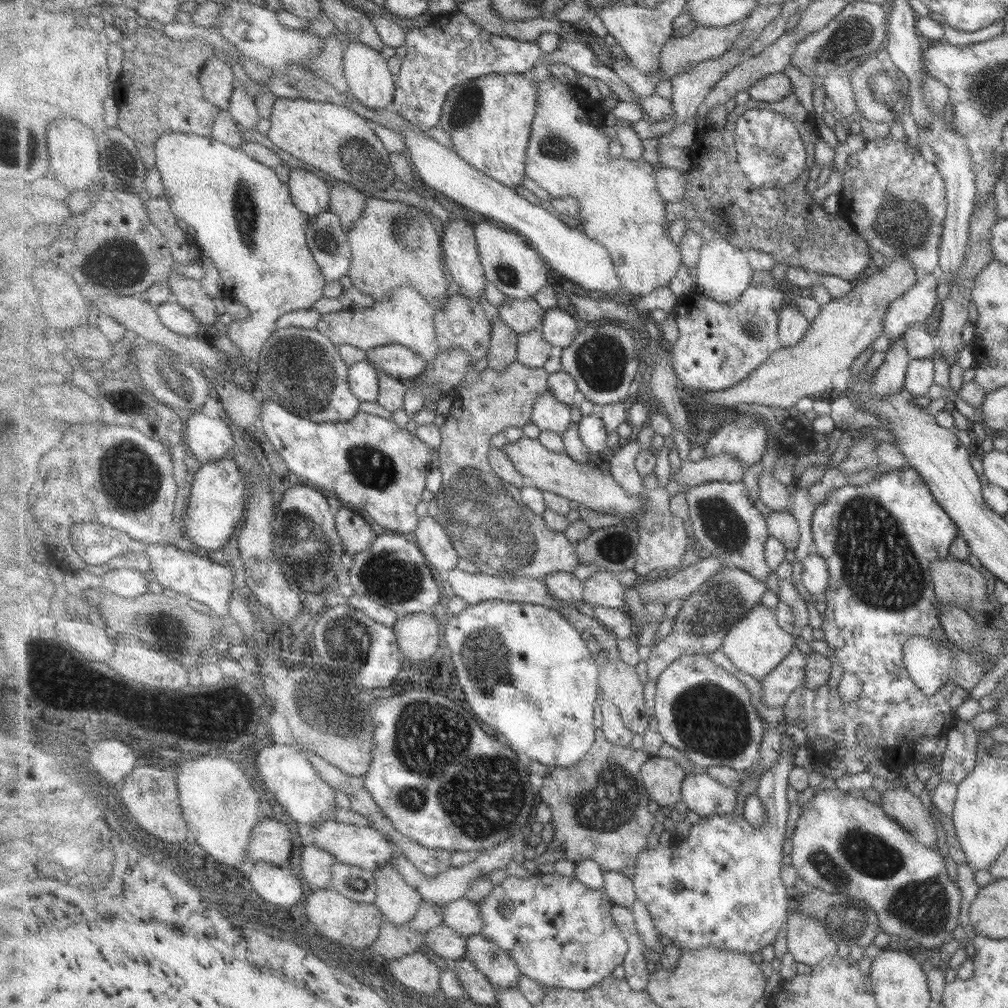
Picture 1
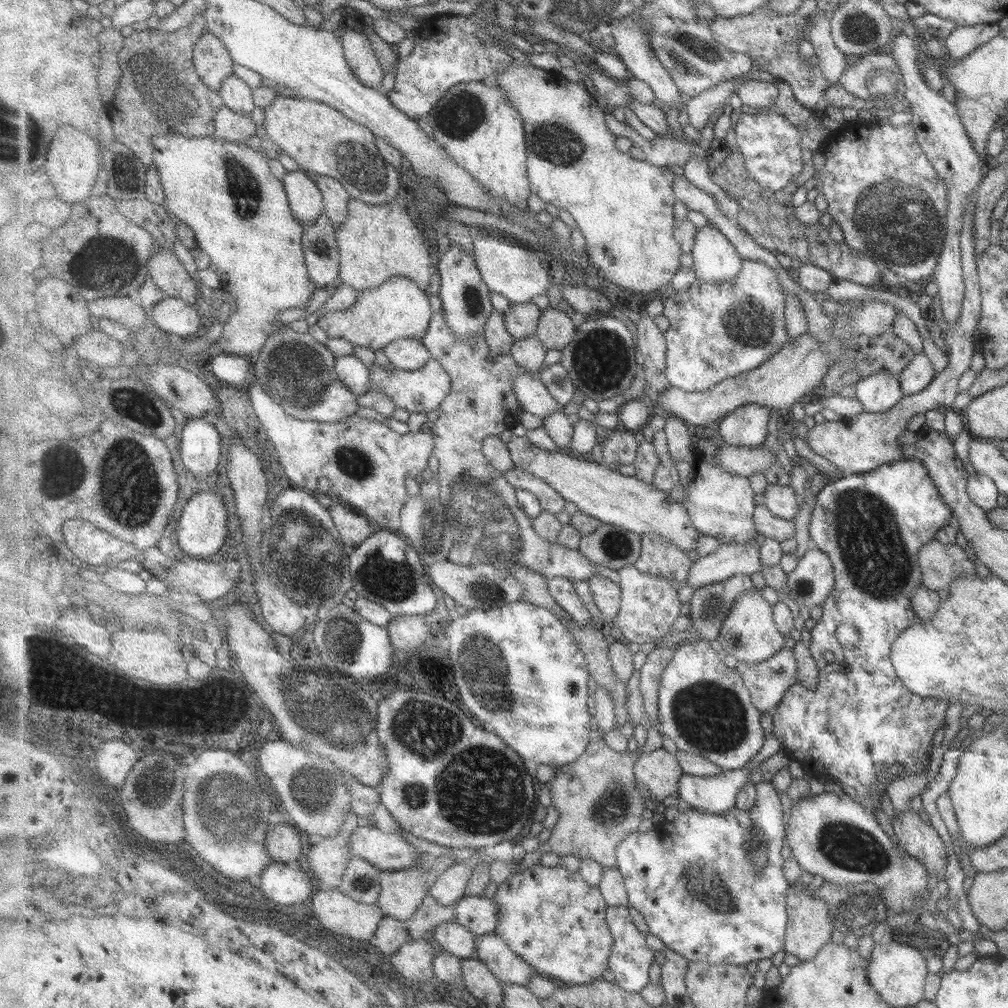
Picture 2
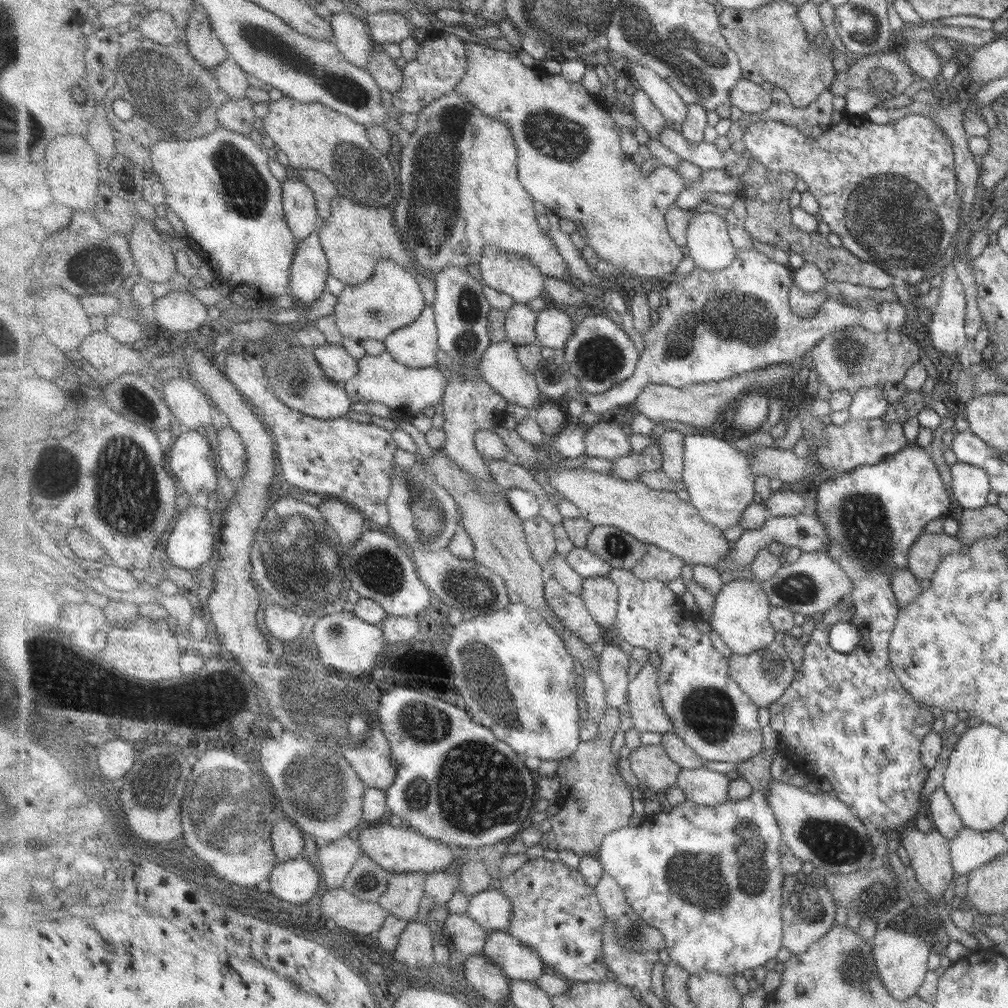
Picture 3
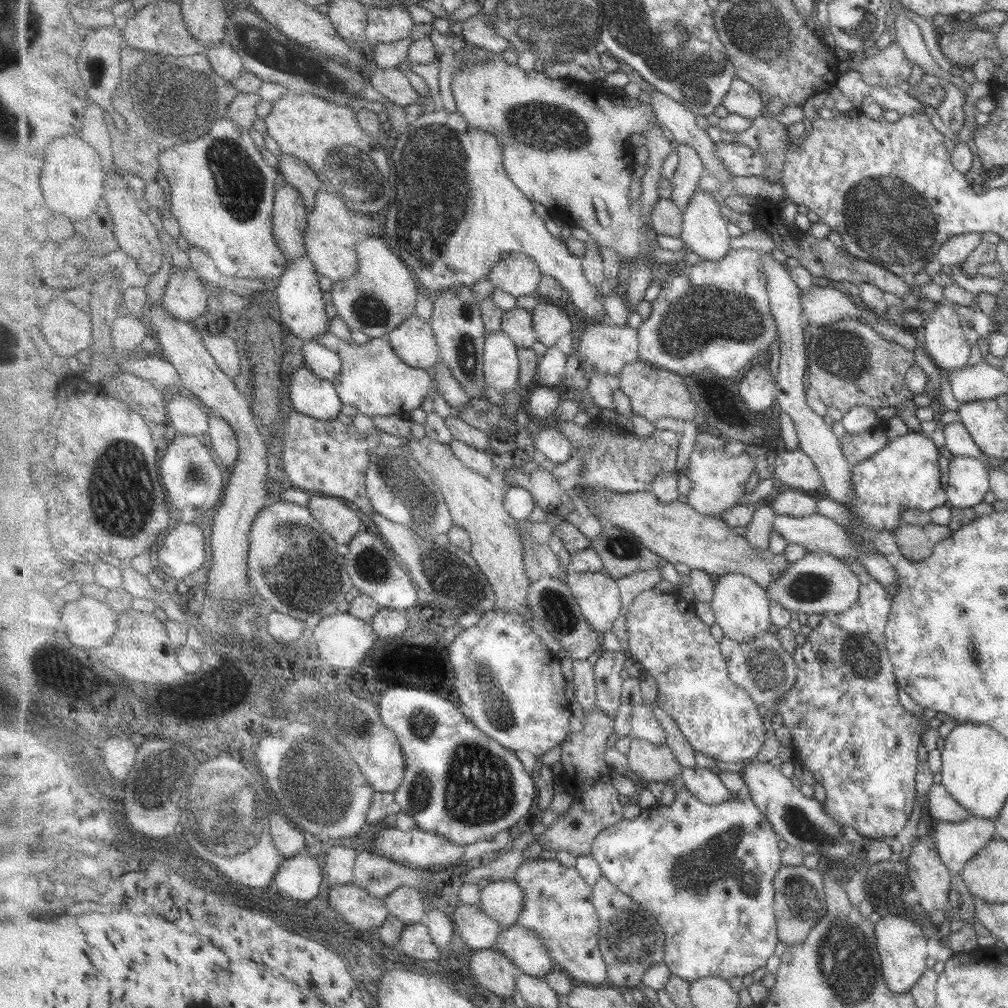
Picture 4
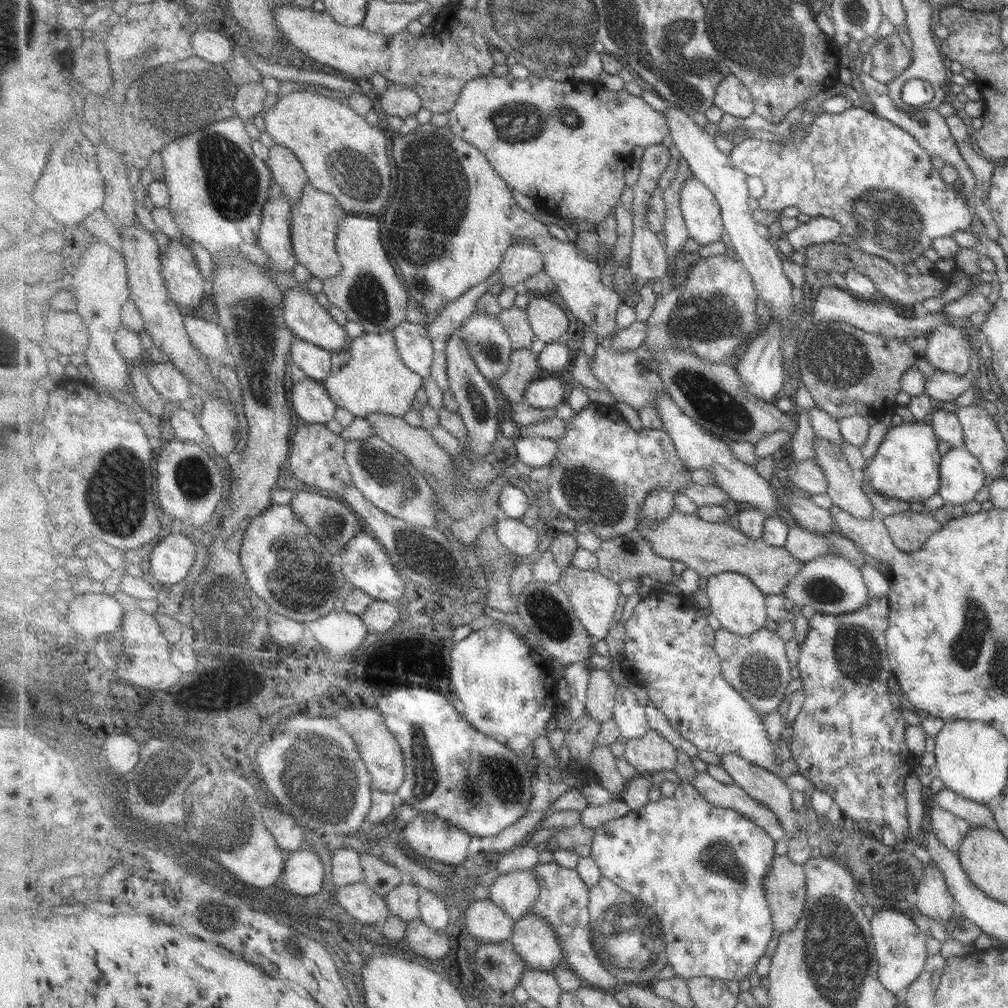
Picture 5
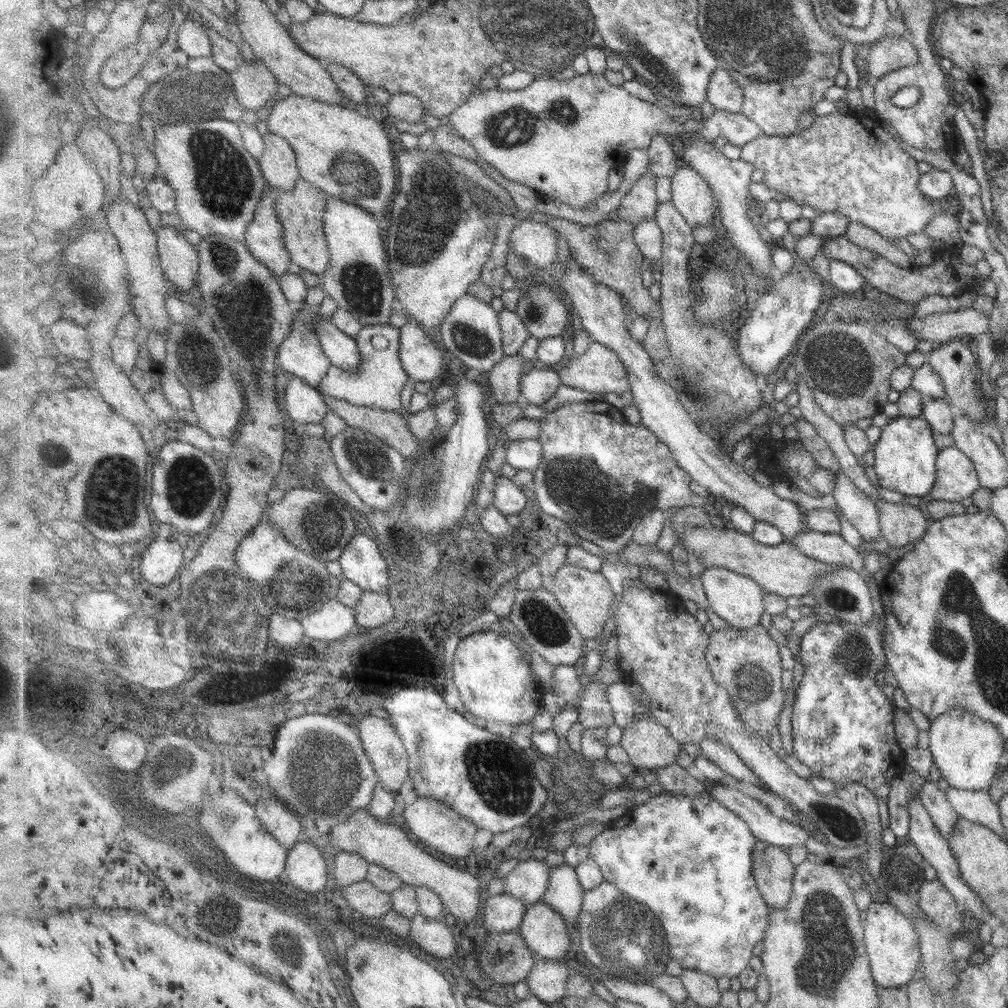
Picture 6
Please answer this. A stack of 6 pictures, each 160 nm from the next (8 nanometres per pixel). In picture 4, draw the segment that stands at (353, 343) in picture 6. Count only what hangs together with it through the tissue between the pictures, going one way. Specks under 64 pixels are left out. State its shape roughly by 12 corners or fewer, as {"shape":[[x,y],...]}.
{"shape":[[305,254],[278,280],[281,323],[305,341],[327,334],[319,271]]}

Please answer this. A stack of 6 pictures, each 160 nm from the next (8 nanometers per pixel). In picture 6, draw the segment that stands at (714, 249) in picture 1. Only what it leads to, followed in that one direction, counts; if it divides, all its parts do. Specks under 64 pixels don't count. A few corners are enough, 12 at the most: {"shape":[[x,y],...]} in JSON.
{"shape":[[694,168],[672,176],[672,200],[693,228],[712,226],[717,200]]}

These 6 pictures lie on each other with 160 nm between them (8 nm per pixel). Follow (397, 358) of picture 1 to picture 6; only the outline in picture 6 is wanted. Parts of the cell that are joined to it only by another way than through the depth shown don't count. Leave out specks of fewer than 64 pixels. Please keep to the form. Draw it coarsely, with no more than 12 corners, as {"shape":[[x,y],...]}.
{"shape":[[409,323],[400,357],[413,381],[441,374],[444,349]]}

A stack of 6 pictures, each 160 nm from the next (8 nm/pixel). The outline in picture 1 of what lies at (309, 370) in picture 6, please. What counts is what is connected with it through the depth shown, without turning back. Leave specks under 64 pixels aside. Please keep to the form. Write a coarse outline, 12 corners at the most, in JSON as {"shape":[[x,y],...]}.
{"shape":[[368,361],[350,367],[351,392],[375,403],[379,371]]}

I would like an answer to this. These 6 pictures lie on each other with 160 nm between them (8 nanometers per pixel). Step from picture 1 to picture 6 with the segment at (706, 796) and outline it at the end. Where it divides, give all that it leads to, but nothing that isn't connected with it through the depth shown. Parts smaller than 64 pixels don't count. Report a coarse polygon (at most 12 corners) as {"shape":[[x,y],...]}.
{"shape":[[733,785],[709,793],[767,844],[791,848],[809,840],[805,828],[777,818]]}

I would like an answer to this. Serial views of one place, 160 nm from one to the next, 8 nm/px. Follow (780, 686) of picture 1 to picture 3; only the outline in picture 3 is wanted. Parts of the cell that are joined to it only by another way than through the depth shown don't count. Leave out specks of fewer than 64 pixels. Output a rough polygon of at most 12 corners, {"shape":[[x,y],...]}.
{"shape":[[783,642],[731,653],[730,675],[759,705],[779,700],[798,676]]}

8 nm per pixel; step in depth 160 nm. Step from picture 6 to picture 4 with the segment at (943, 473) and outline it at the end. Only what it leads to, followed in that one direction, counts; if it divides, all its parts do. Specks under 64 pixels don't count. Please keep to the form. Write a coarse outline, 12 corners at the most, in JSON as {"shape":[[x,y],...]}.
{"shape":[[954,456],[948,464],[949,507],[971,508],[988,490],[983,463]]}

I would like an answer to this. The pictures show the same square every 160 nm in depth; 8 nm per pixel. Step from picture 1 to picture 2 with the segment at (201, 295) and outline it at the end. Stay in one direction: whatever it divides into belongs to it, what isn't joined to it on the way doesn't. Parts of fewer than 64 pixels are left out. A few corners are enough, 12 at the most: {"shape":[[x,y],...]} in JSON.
{"shape":[[161,247],[150,278],[166,296],[199,308],[199,286],[173,251]]}

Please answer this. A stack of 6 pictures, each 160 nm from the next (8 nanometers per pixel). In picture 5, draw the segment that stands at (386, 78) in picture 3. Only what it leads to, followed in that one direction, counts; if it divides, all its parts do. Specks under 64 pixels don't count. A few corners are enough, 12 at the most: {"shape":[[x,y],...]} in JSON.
{"shape":[[388,84],[377,99],[382,116],[400,120],[416,115],[419,94]]}

